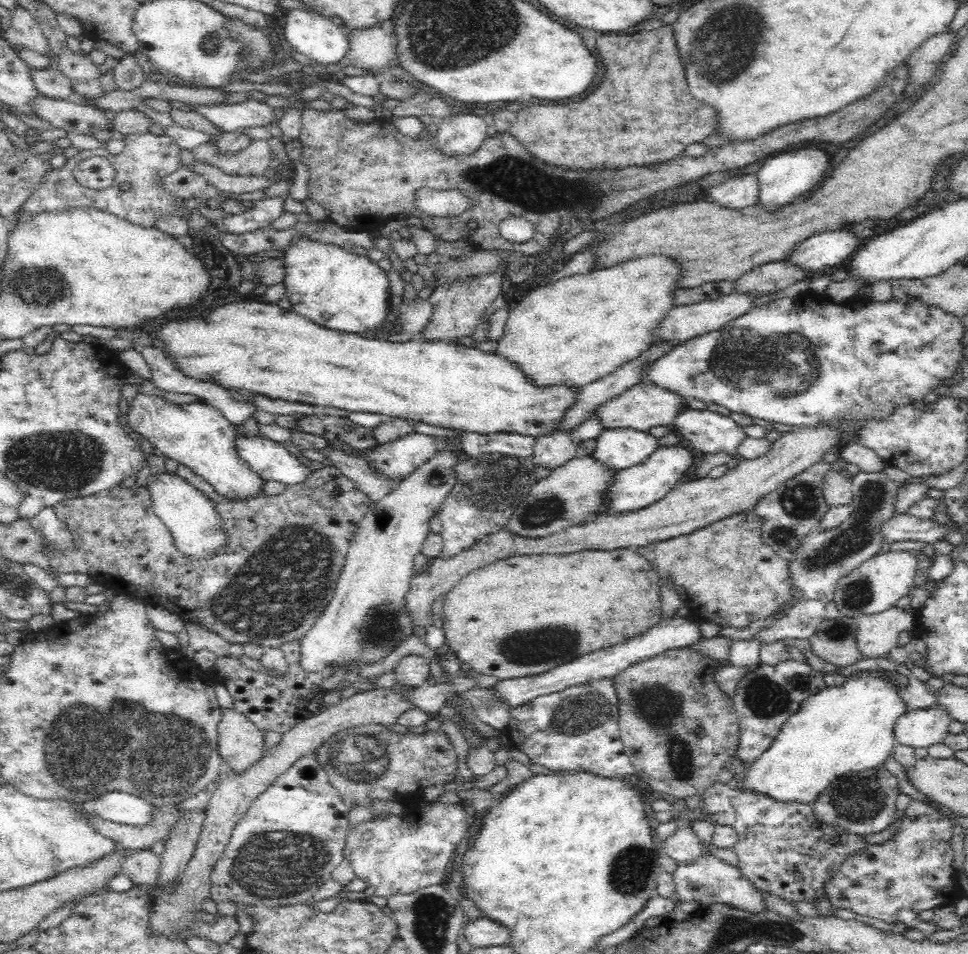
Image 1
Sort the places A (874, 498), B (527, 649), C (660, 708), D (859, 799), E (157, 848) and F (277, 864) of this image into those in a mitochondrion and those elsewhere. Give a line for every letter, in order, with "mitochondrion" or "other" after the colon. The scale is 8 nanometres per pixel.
A: mitochondrion
B: mitochondrion
C: mitochondrion
D: mitochondrion
E: other
F: mitochondrion

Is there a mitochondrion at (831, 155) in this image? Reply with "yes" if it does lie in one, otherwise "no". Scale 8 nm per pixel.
no

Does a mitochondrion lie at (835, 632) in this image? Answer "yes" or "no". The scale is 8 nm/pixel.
yes

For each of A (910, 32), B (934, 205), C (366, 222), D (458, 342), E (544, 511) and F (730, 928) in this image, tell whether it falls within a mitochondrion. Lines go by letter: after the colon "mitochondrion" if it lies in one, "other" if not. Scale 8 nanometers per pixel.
A: other
B: other
C: other
D: other
E: mitochondrion
F: mitochondrion

